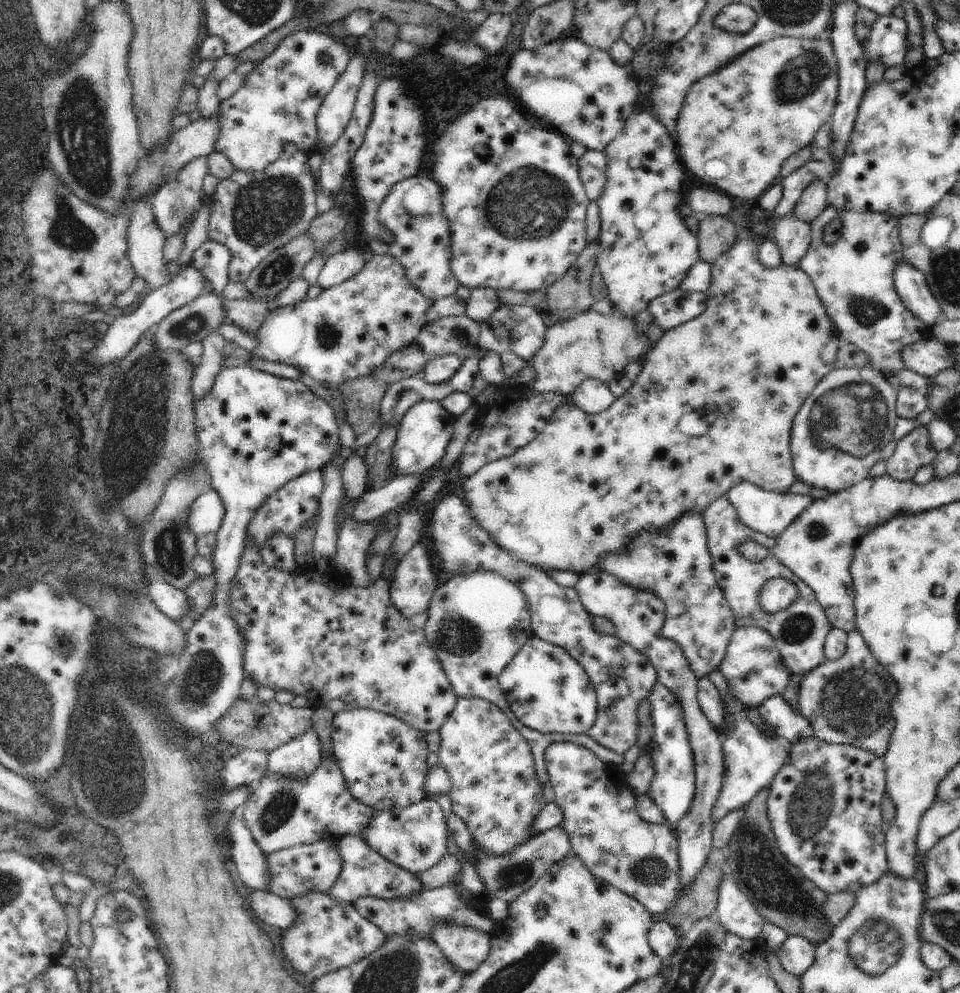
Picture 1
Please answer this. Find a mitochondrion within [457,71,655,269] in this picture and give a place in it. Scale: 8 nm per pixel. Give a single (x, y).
(531, 205)

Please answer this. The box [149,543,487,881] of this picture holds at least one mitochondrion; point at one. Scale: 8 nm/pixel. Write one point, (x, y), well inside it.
(199, 683)

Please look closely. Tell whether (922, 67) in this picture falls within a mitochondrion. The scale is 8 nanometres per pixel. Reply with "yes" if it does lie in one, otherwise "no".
no

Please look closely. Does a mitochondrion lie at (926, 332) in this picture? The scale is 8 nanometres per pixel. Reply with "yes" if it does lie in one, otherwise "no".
no

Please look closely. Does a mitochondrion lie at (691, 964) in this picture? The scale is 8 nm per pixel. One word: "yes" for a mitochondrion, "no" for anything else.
yes

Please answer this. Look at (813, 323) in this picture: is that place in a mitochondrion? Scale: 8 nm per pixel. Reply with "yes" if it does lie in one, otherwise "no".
no

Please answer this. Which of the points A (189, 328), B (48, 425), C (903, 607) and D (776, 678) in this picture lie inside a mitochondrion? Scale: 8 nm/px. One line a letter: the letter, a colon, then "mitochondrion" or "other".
A: mitochondrion
B: other
C: other
D: other

